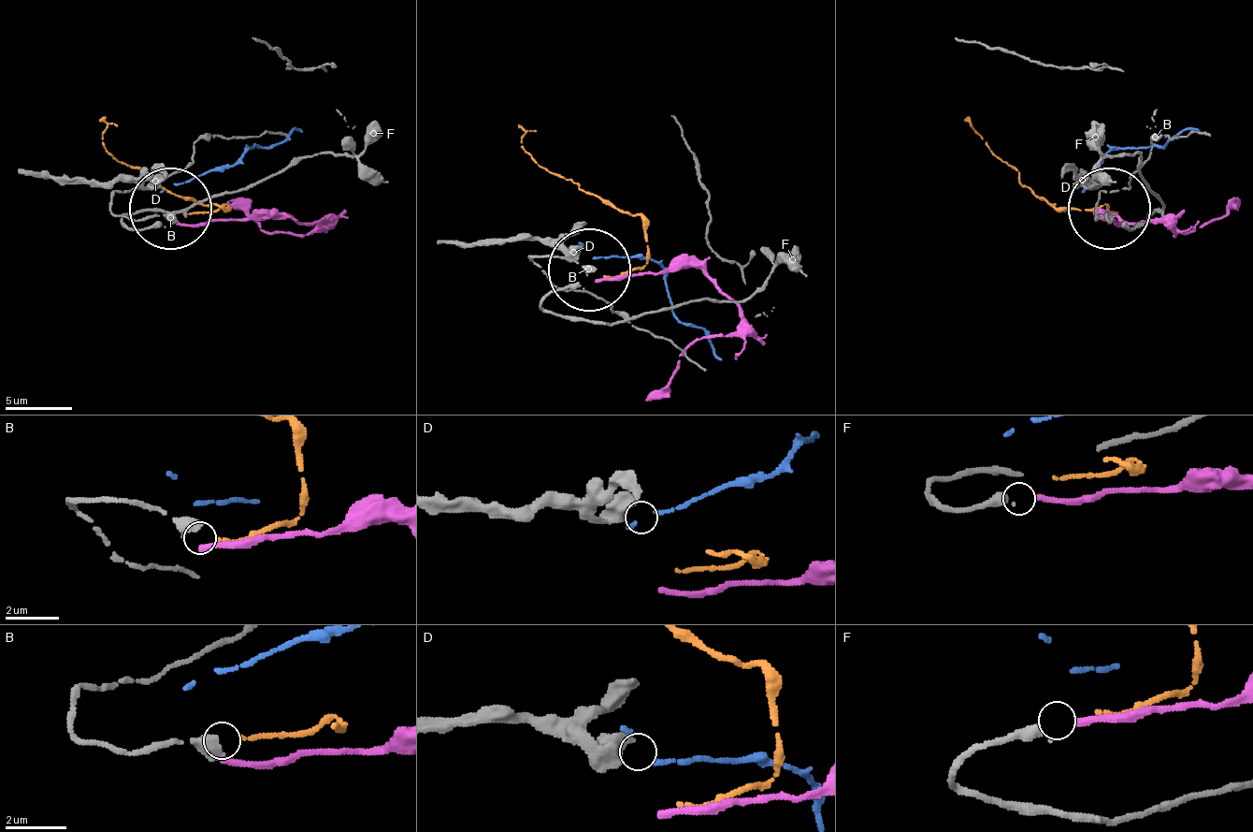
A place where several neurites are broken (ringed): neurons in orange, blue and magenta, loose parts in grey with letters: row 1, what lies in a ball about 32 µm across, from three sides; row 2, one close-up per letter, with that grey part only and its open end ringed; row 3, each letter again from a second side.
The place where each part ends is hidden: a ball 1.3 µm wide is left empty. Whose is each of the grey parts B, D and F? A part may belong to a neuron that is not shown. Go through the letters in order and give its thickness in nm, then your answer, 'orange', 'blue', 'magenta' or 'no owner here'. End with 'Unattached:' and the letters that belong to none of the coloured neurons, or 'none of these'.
B: calibre 400 nm; orange
D: calibre 700 nm; no owner here
F: calibre 380 nm; magenta
Unattached: D

